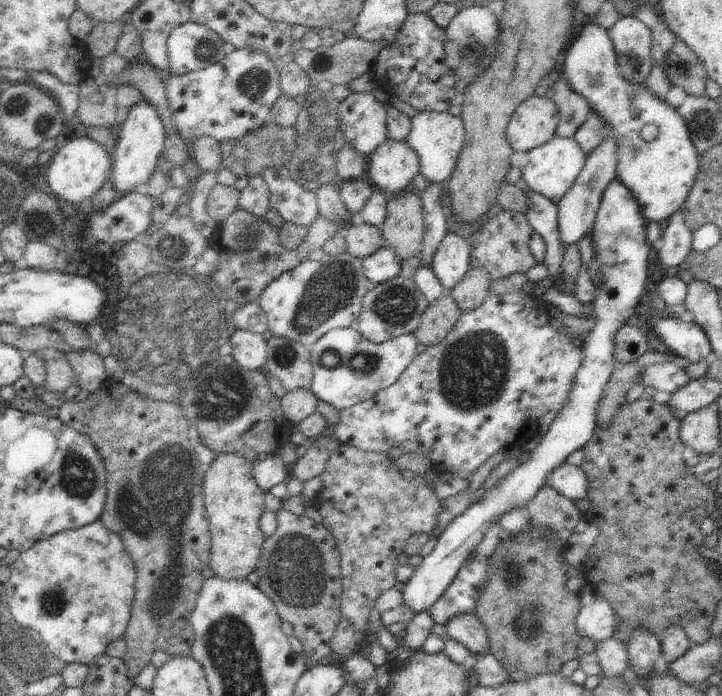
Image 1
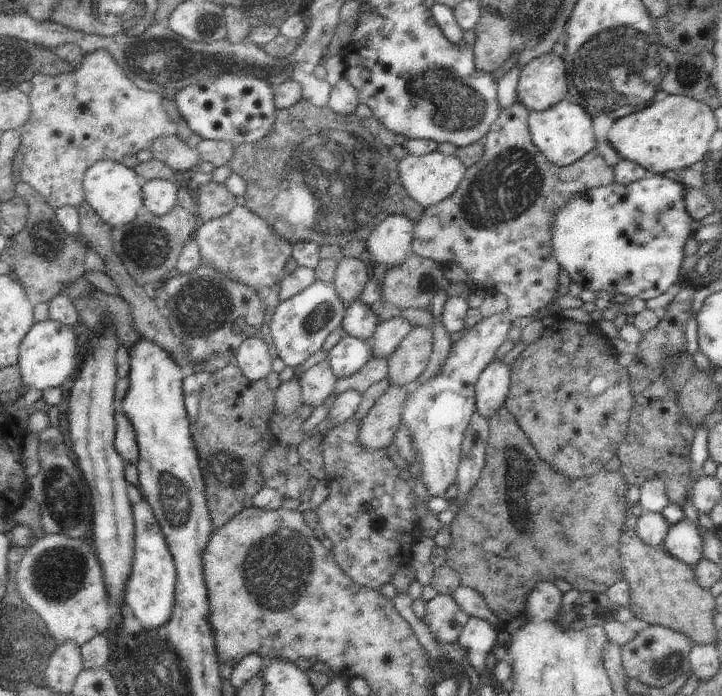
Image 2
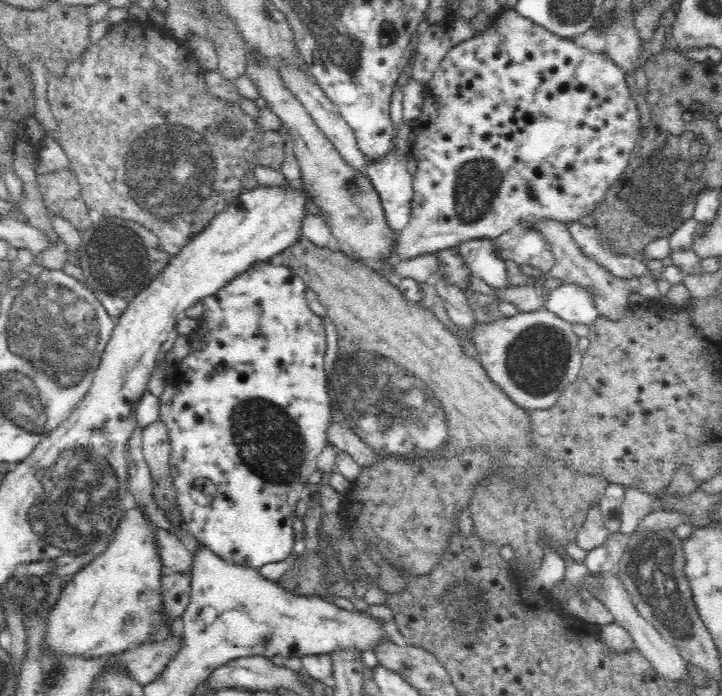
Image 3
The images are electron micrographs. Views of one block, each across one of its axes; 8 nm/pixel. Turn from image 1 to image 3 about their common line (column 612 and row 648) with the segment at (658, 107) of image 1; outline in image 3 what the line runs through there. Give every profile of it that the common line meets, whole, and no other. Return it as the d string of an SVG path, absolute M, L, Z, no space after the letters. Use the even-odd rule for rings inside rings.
M138 505L129 508L123 523L115 530L112 542L106 550L81 568L67 580L62 587L59 599L52 608L46 622L46 636L44 636L43 654L57 656L81 656L82 658L103 658L116 655L129 649L140 647L144 643L163 639L173 634L172 623L164 617L162 595L160 595L160 578L162 559L156 549L154 529L142 509Z

